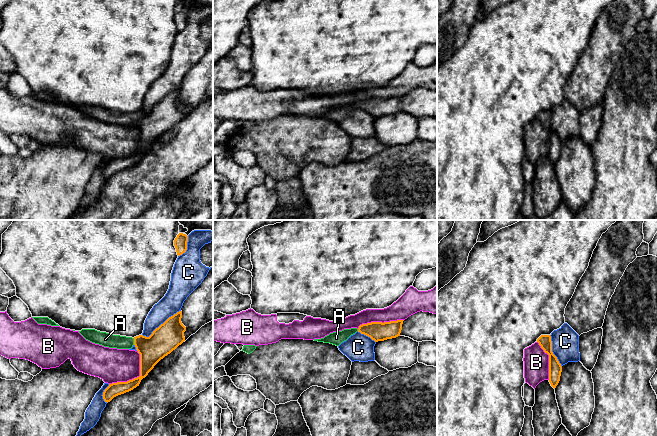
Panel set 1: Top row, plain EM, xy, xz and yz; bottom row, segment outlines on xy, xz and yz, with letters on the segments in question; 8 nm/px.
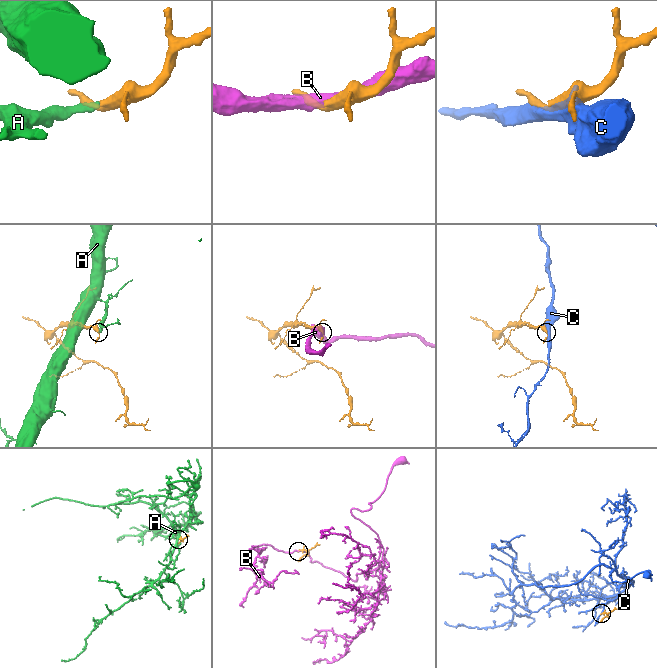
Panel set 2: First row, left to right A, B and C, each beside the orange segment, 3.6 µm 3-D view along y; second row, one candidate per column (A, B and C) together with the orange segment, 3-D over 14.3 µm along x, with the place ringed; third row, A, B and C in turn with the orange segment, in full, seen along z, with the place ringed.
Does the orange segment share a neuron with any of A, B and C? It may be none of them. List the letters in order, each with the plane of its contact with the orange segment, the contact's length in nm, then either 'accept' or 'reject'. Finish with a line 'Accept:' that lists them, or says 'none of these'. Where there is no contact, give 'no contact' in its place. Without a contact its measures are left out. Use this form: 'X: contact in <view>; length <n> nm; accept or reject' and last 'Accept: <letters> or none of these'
A: contact in xy; length 60 nm; accept
B: contact in xy; length 360 nm; reject
C: contact in xy; length 380 nm; reject
Accept: A

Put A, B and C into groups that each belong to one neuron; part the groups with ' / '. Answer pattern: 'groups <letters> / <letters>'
groups A / B / C

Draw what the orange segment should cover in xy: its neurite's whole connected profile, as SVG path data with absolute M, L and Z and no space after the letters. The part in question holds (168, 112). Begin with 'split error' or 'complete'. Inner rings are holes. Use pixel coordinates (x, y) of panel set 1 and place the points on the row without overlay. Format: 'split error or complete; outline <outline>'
split error; outline M182 87L177 88L173 92L169 93L163 100L156 104L149 113L139 111L134 114L113 111L106 108L100 108L95 105L82 105L79 109L88 117L102 121L109 124L117 125L131 125L133 122L140 130L140 152L129 156L127 158L117 158L109 160L109 162L103 168L103 175L105 178L110 178L114 173L129 168L139 162L141 156L145 154L148 149L154 144L154 142L165 132L170 130L179 121L185 117L184 108L186 103L181 98Z

